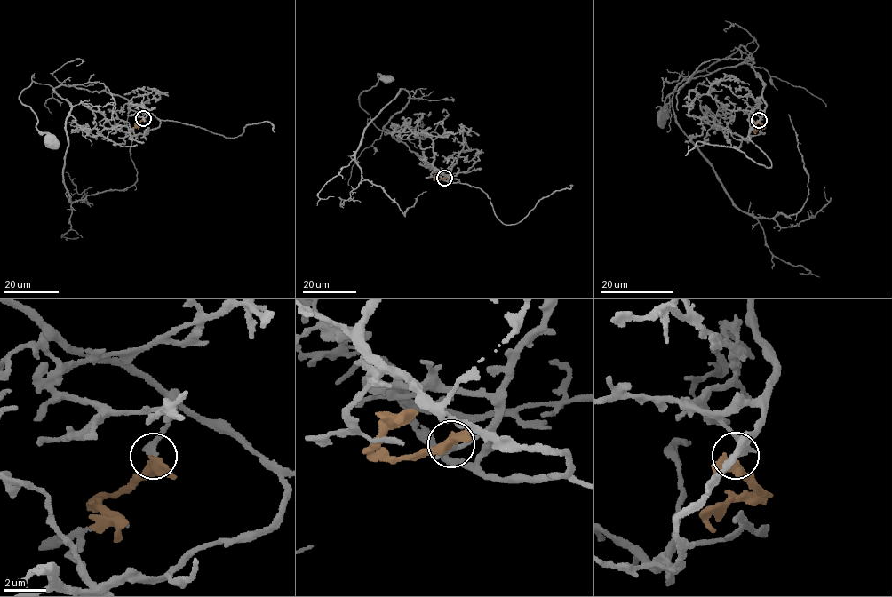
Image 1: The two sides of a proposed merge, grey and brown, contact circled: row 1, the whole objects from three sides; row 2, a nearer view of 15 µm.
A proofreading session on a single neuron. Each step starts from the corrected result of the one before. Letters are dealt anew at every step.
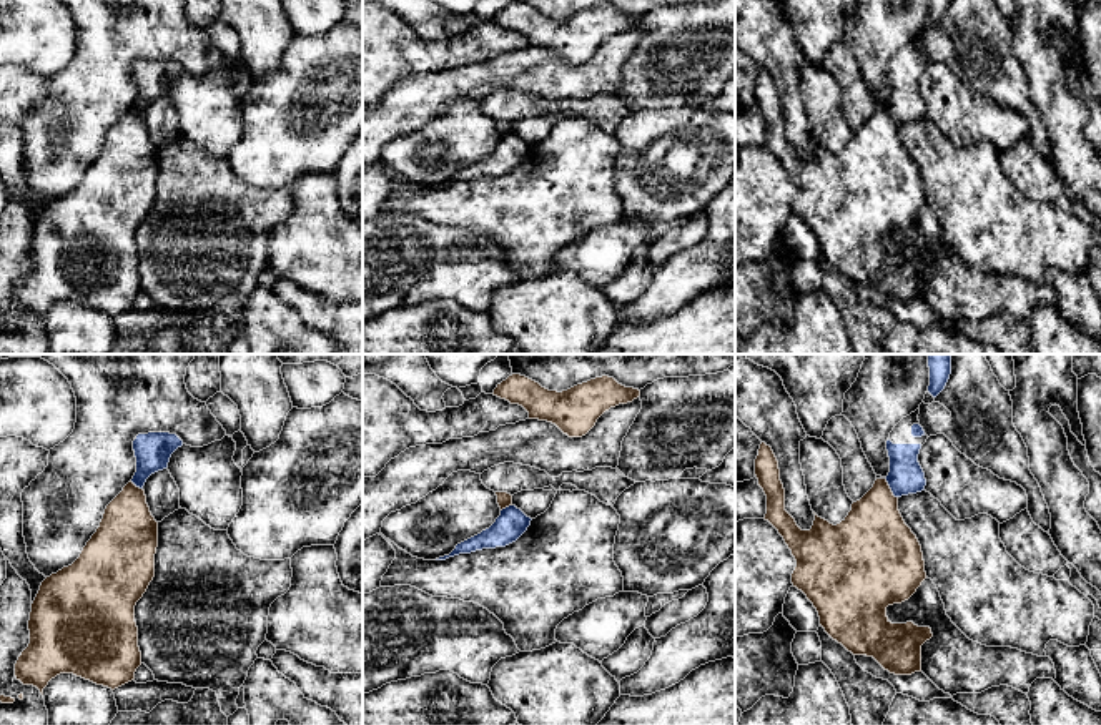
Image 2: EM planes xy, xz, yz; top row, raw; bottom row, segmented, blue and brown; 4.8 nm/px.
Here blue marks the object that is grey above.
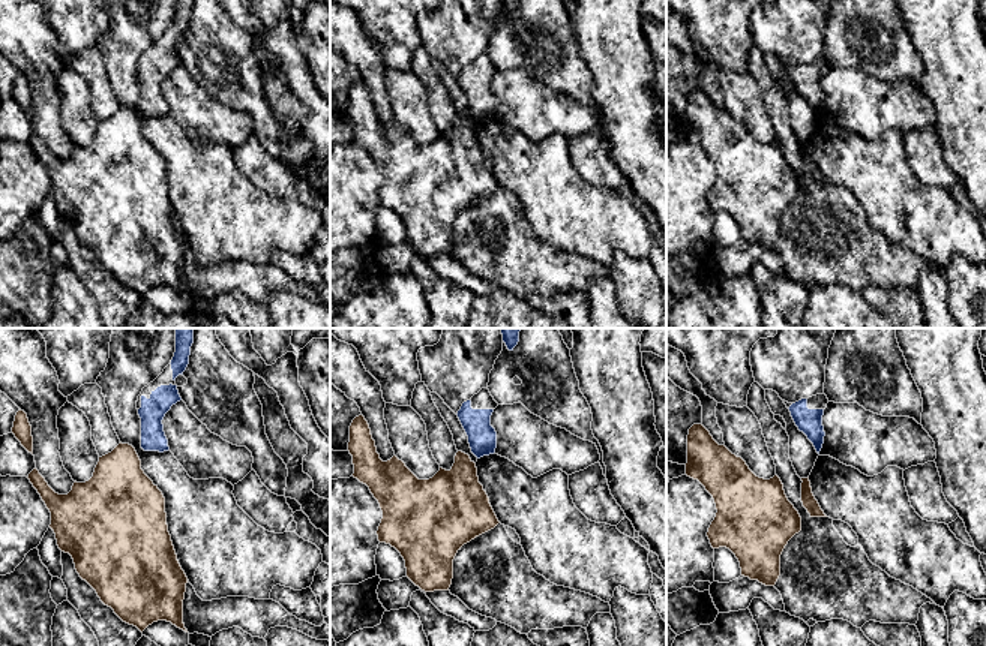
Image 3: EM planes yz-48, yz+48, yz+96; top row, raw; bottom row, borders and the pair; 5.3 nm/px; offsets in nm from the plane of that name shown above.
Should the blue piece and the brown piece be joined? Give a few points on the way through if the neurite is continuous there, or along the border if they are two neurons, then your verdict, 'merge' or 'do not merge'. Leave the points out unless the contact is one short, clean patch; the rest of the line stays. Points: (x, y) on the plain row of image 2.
along yz (885, 105), (897, 125) | do not merge

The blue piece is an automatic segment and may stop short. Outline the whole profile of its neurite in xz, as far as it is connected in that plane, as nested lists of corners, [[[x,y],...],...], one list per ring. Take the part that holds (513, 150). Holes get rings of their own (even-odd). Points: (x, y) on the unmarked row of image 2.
[[[509,133],[501,138],[501,143],[489,156],[457,171],[449,183],[439,185],[436,188],[446,188],[459,181],[471,181],[482,176],[506,175],[516,170],[527,158],[531,148],[532,146],[527,145],[521,136]]]

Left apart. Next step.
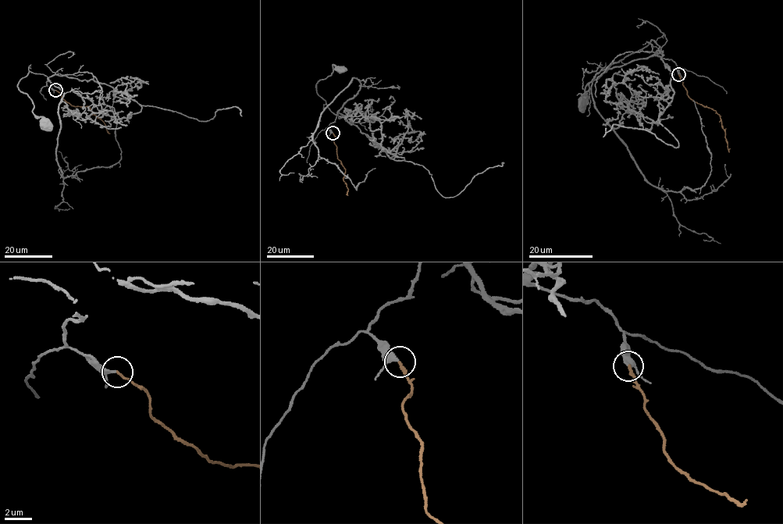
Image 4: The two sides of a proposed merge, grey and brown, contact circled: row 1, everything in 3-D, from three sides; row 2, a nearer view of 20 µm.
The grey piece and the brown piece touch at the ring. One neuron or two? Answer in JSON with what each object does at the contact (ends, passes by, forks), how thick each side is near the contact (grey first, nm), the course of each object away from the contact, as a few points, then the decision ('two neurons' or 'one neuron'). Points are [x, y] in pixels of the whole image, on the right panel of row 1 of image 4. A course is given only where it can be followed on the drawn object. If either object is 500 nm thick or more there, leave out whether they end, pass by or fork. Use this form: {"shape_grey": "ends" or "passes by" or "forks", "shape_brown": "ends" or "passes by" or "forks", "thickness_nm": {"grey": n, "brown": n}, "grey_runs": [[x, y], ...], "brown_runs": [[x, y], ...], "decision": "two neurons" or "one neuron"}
{"shape_grey": "passes by", "shape_brown": "ends", "thickness_nm": {"grey": 240, "brown": 170}, "grey_runs": [[678, 75], [675, 62], [656, 54], [660, 48], [653, 40], [613, 63], [585, 86], [586, 98], [583, 100]], "brown_runs": [[678, 75], [689, 98], [714, 109], [719, 116], [729, 151]], "decision": "one neuron"}

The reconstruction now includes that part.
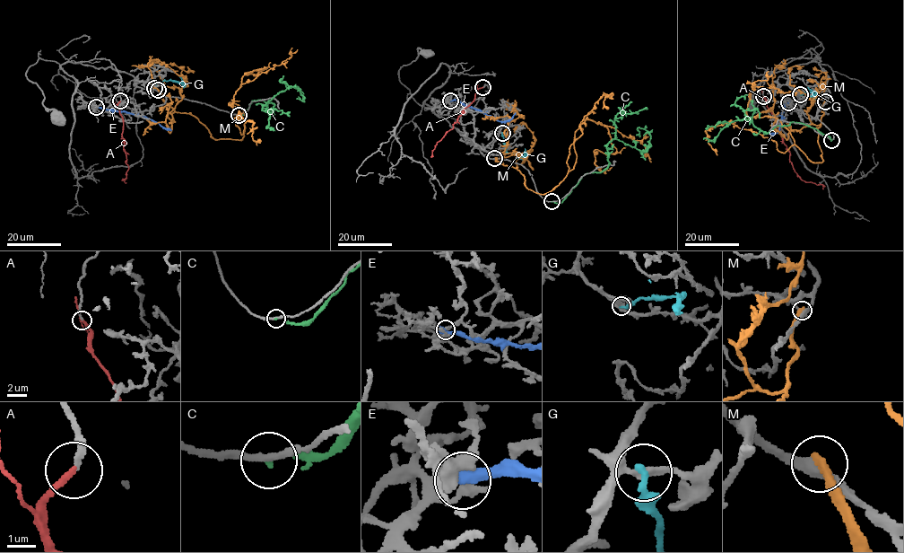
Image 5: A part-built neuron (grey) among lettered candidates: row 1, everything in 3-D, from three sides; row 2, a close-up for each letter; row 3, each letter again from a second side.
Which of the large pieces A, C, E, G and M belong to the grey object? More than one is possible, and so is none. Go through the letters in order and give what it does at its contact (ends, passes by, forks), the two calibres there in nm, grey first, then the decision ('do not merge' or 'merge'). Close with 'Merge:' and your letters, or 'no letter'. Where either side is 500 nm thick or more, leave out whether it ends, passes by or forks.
A: it ends there; 160 nm thick on the grey side, 190 nm on the other; merge
C: it ends there; 220 nm thick on the grey side, 100 nm on the other; do not merge
E: 320 nm thick on the grey side, 550 nm on the other; do not merge
G: it ends there; 200 nm thick on the grey side, 240 nm on the other; do not merge
M: it ends there; 360 nm thick on the grey side, 320 nm on the other; do not merge
Merge: A

